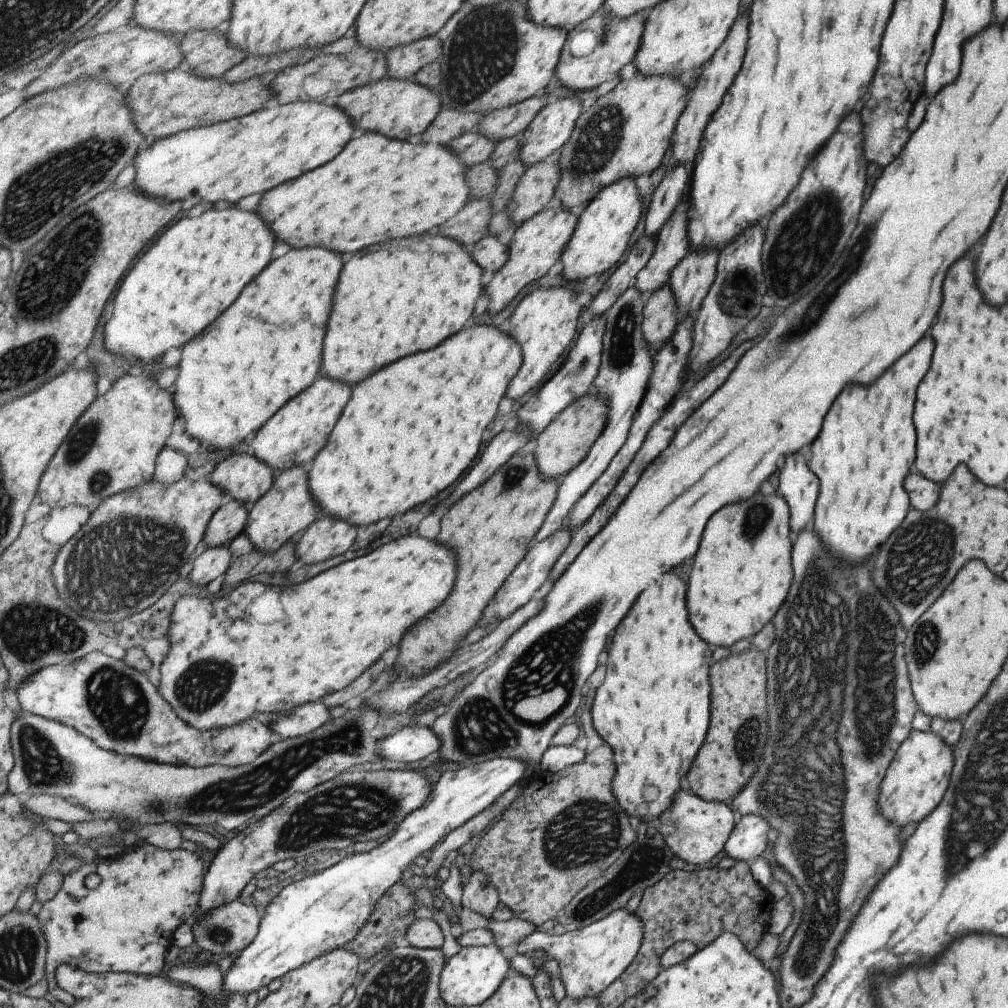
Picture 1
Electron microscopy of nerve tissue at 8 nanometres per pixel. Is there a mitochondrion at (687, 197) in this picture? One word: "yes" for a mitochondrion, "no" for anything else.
no

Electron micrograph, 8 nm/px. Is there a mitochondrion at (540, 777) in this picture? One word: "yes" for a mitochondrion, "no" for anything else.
no

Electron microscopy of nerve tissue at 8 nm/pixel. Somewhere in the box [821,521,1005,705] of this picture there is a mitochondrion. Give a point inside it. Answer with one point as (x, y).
(924, 643)

